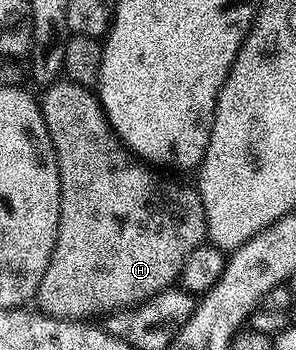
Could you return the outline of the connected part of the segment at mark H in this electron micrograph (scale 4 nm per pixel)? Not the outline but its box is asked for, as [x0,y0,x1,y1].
[35,79,206,321]

